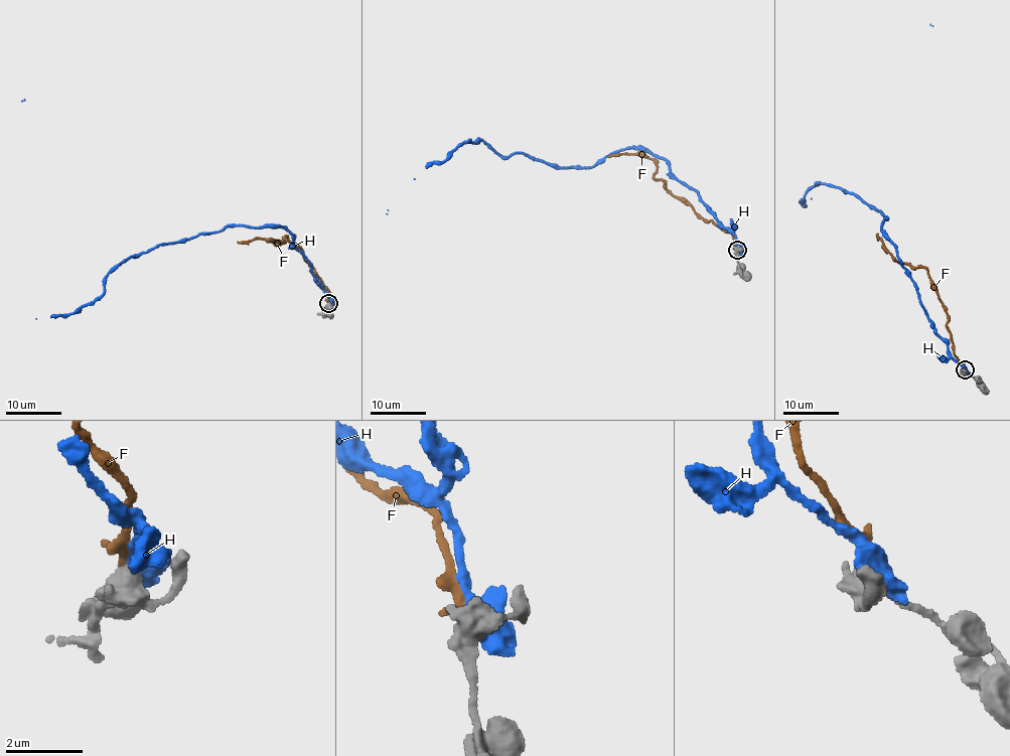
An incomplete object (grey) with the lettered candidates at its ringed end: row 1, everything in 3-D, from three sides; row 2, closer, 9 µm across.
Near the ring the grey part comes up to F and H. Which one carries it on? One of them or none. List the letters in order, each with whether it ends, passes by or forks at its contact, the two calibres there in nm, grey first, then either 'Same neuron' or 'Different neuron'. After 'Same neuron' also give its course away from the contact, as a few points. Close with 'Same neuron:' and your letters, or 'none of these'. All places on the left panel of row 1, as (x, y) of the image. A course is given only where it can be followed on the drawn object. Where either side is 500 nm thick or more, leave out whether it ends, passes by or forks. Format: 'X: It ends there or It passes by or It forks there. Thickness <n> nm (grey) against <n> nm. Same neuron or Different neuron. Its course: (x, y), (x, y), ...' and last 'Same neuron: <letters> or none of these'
F: Thickness 500 nm (grey) against 260 nm. Same neuron. Its course: (328, 303), (328, 288), (301, 249), (288, 237), (275, 244), (277, 246), (279, 241), (238, 243)
H: Thickness 550 nm (grey) against 750 nm. Different neuron
Same neuron: F

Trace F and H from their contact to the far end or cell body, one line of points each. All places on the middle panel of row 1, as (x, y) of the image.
F: (737, 251), (729, 232), (700, 216), (665, 183), (655, 178), (657, 169), (652, 158), (632, 154), (608, 157)
H: (738, 251), (736, 237), (668, 163), (631, 147), (574, 168), (553, 168), (523, 154), (497, 153), (387, 213)

